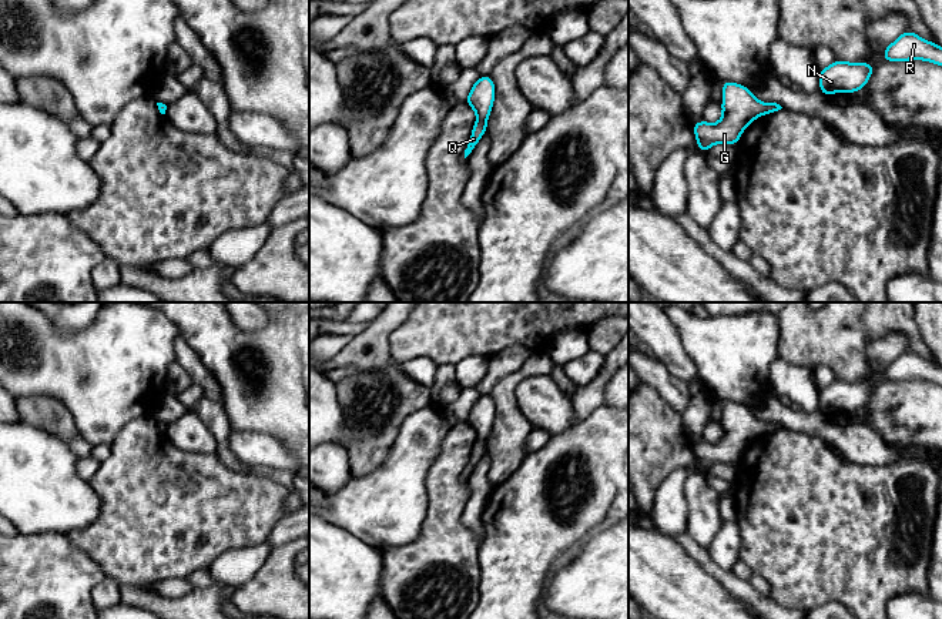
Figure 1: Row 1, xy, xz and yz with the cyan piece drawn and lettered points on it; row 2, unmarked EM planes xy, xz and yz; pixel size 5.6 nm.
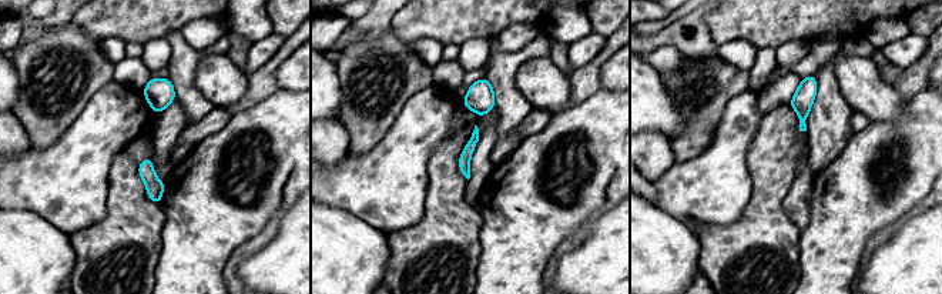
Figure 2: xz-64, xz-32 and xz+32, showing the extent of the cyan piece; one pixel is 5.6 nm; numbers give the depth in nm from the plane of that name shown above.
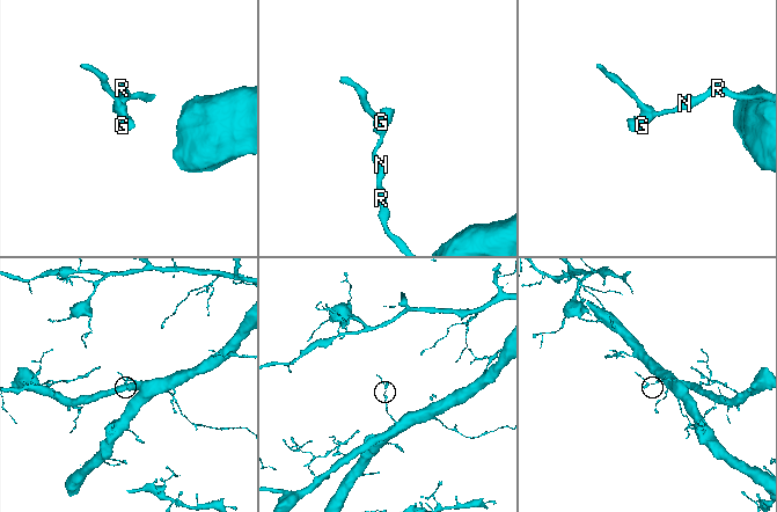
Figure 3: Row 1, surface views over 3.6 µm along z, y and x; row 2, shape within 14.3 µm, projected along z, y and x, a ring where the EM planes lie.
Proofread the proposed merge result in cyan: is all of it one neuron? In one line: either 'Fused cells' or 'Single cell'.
Single cell

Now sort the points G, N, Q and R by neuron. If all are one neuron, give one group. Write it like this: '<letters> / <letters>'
G N Q R

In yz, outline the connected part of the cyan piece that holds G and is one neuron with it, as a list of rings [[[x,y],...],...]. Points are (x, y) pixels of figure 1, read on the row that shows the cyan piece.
[[[724,80],[723,86],[723,117],[718,123],[710,124],[704,120],[693,124],[698,148],[708,153],[713,144],[733,144],[740,140],[744,128],[757,117],[771,114],[782,107],[777,103],[762,103],[744,87],[733,81]]]

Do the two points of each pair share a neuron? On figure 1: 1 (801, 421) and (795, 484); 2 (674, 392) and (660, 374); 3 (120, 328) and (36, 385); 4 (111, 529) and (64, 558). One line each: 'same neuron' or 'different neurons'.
1: different neurons
2: same neuron
3: same neuron
4: different neurons

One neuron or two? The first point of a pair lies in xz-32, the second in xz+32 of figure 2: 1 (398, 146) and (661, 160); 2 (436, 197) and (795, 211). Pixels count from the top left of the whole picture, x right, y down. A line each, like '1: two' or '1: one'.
1: two
2: two

